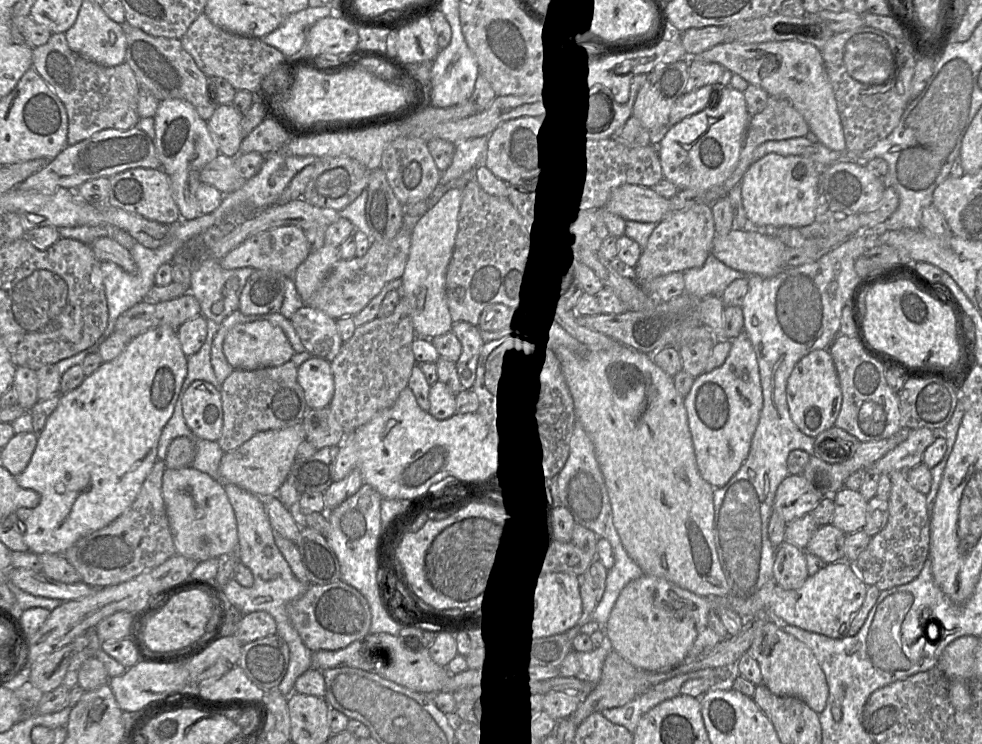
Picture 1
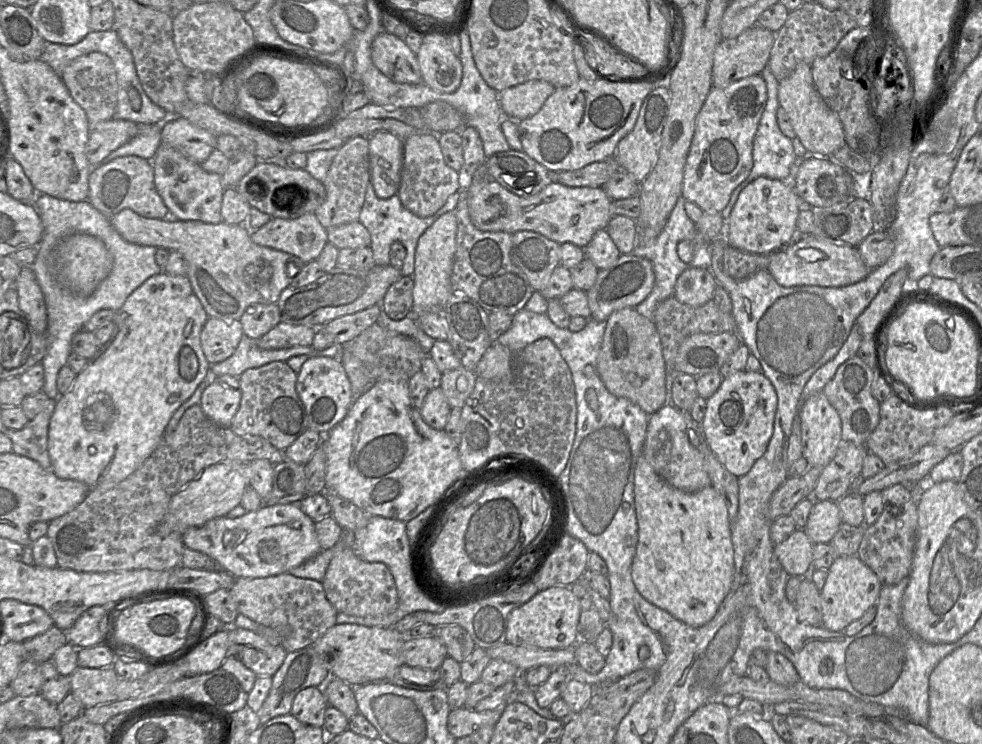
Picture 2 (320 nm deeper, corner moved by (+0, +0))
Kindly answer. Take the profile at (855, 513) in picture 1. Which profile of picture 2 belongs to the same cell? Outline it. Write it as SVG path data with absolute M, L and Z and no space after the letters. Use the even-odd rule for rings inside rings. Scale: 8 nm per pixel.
M815 500L803 530L814 544L829 543L841 524L837 501Z

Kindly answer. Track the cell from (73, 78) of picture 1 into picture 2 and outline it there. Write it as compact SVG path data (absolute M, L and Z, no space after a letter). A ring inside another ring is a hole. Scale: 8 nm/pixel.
M91 52L77 57L65 67L61 79L72 98L85 111L89 122L89 131L90 125L95 125L98 122L112 119L118 99L118 82L114 64L107 55L101 52Z

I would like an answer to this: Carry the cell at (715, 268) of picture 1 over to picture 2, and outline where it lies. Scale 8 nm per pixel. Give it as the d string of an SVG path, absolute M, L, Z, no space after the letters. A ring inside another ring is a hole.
M679 196L677 202L660 234L650 242L639 243L637 229L635 234L635 247L633 254L649 259L652 262L655 273L655 283L651 293L638 304L635 309L644 317L652 320L652 315L656 307L665 299L674 296L674 289L677 278L690 267L711 268L710 243L705 240L701 233L696 229L695 223L691 221L685 211L685 201L683 196ZM682 240L689 240L693 243L693 259L690 263L683 262L677 254L677 245Z

